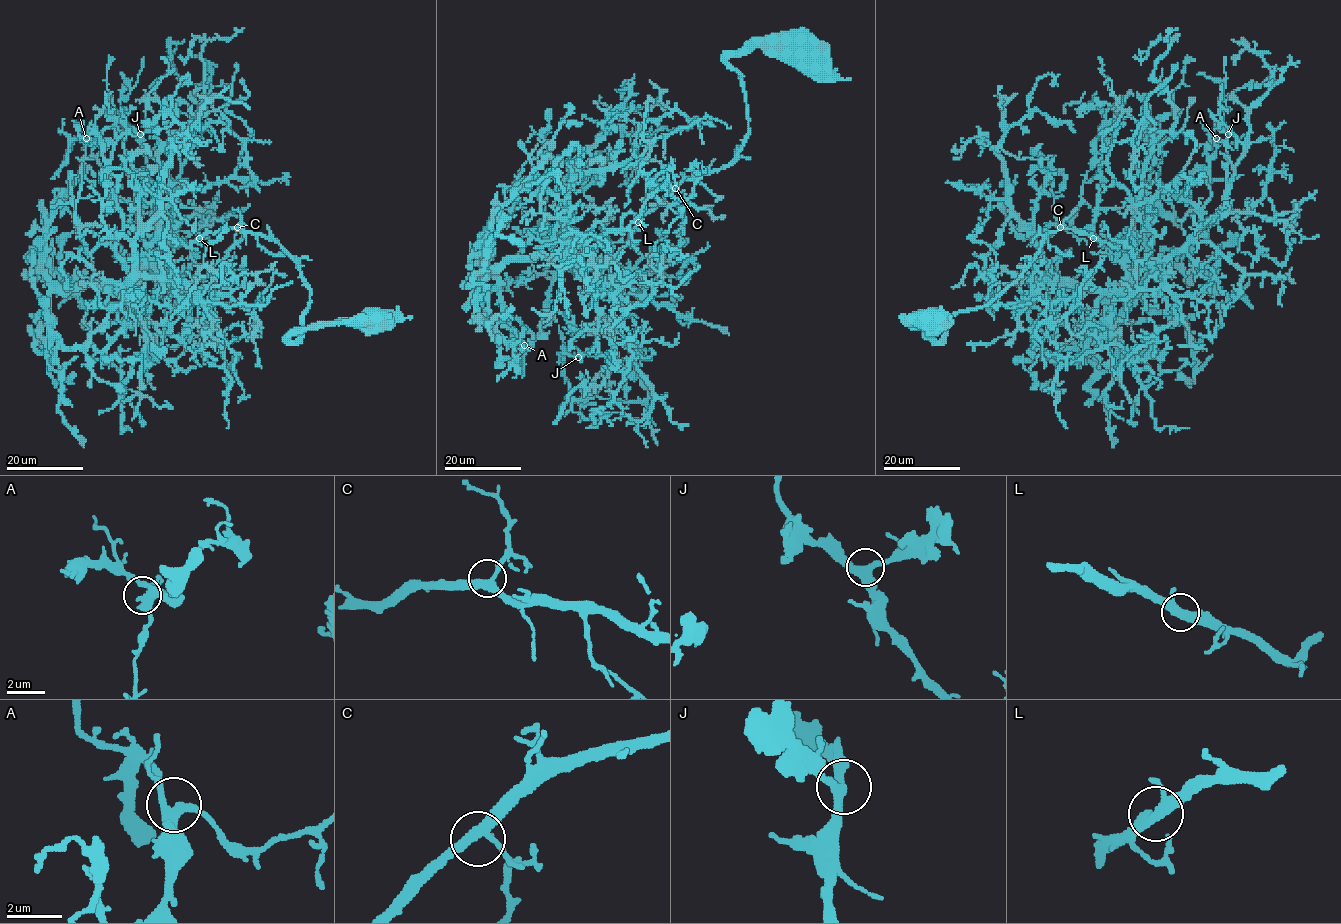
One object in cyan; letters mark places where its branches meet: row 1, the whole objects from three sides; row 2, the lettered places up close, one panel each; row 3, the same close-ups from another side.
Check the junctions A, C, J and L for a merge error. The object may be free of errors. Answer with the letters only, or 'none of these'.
none of these

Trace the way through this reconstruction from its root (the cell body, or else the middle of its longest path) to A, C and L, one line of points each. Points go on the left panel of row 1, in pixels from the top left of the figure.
A: (373, 320), (291, 341), (310, 288), (259, 234), (162, 235), (145, 261), (160, 244), (86, 138)
C: (373, 320), (299, 328), (288, 338), (291, 341), (298, 337), (308, 309), (309, 285), (278, 243), (237, 227)
L: (373, 320), (299, 328), (291, 341), (310, 295), (291, 255), (273, 240), (236, 229), (199, 238)

